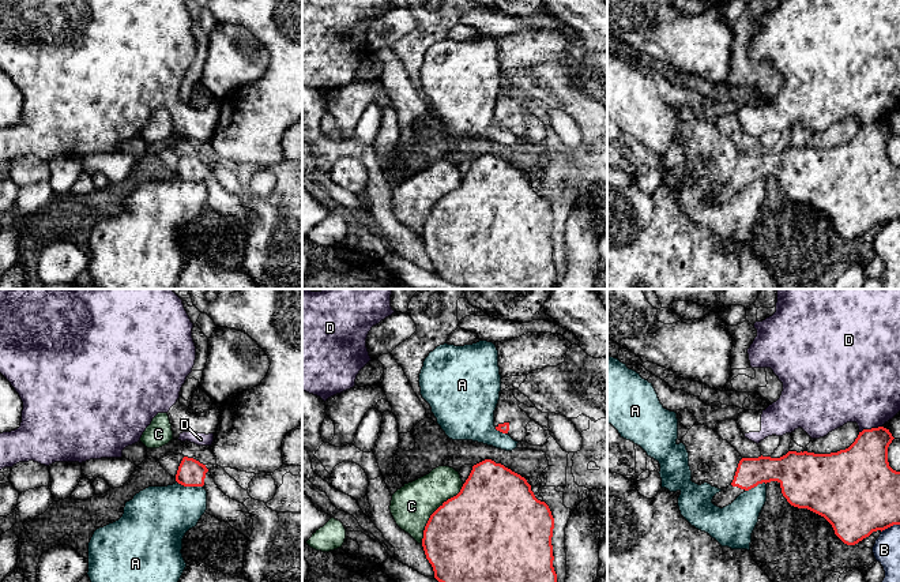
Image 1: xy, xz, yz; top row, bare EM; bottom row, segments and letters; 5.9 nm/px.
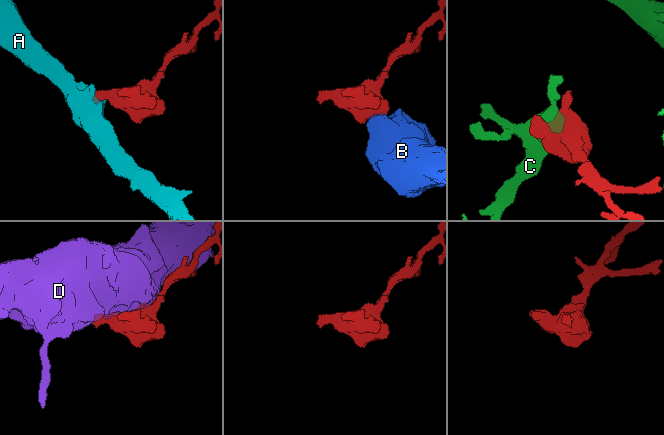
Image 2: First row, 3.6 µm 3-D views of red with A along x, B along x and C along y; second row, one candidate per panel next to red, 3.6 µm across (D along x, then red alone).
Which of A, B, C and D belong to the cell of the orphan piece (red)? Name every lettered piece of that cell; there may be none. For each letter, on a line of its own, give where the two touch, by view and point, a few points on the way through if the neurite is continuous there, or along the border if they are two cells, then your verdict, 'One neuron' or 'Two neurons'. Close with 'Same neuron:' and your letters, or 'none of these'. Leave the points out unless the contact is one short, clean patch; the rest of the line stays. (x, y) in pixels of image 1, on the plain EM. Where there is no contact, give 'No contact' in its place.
A: Touches red at xy (189, 180). Boundary: xy (177, 176), (184, 180), (202, 181). Two neurons
B: Touches red at yz (889, 221). Boundary: yz (899, 218), (893, 218), (881, 226). Two neurons
C: Touches red at xz (433, 207). Two neurons
D: Touches red at yz (872, 123). Two neurons
Same neuron: none of these

